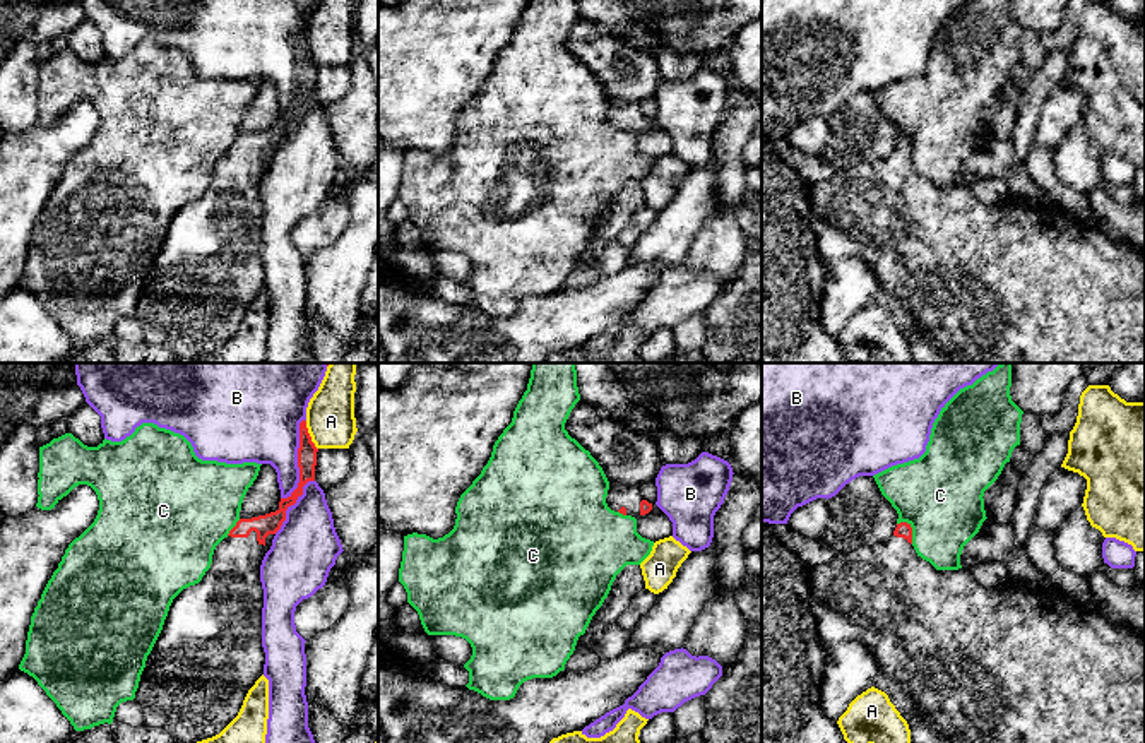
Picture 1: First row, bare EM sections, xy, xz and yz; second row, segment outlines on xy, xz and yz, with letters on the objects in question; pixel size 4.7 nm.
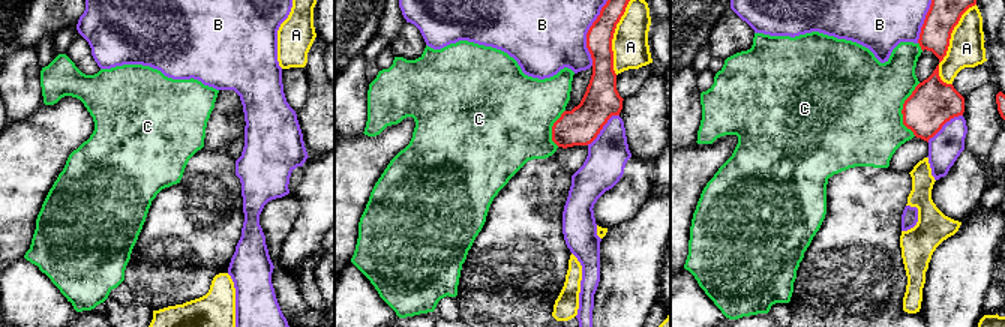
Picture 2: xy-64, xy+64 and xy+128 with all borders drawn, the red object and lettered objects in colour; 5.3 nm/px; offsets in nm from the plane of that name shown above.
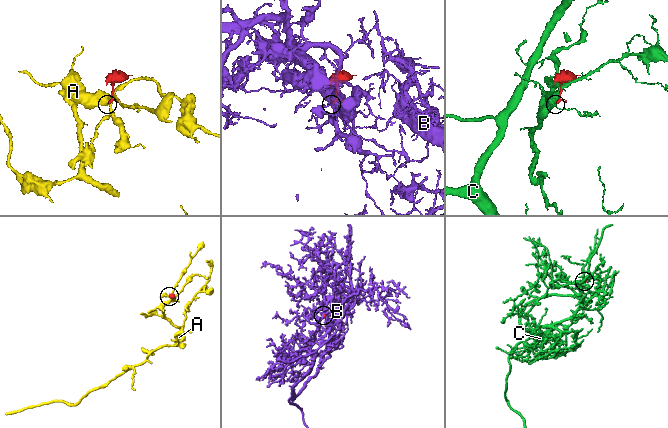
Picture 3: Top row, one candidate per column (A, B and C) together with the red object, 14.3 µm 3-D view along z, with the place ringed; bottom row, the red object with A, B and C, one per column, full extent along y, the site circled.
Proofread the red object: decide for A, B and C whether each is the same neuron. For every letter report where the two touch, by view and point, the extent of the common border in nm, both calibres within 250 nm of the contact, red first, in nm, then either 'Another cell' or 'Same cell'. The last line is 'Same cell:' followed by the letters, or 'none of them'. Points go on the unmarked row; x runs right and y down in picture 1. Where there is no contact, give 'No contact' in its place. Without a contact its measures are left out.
A: Touches red at xy (308, 52). Shared border 150 nm. Thickness 100 nm (red) against 220 nm. Another cell
B: Touches red at xy (298, 77). Shared border 400 nm. Thickness 100 nm (red) against 360 nm. Another cell
C: Touches red at yz (911, 146). Shared border 130 nm. Thickness 70 nm (red) against 400 nm. Another cell
Same cell: none of them

